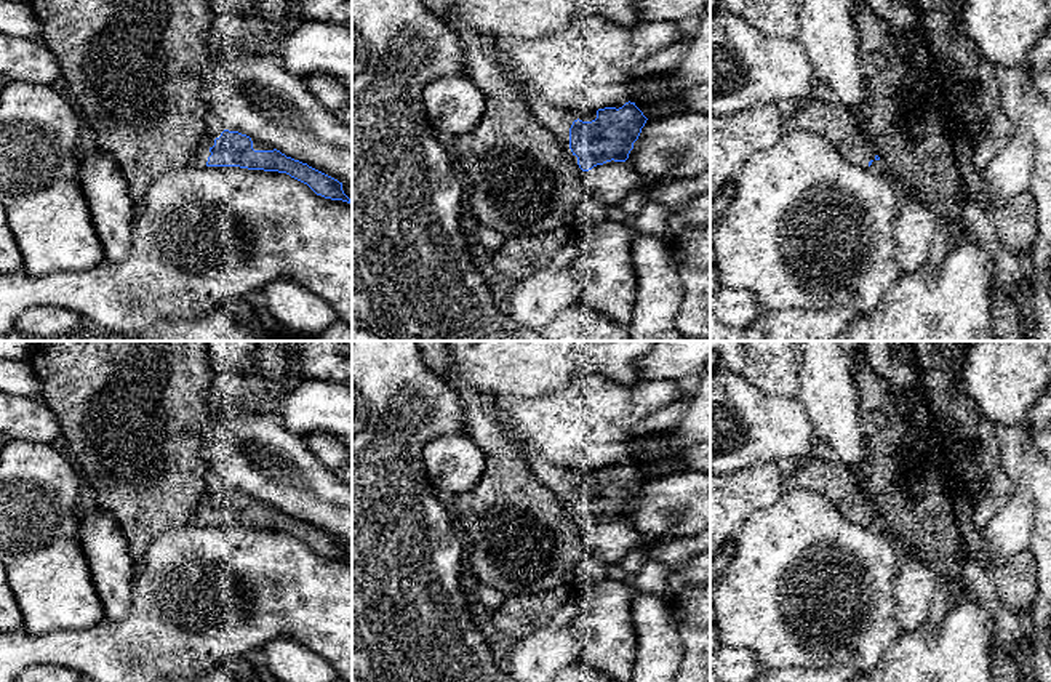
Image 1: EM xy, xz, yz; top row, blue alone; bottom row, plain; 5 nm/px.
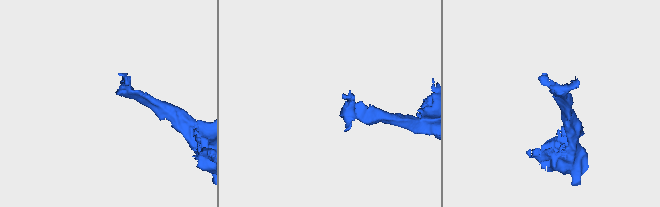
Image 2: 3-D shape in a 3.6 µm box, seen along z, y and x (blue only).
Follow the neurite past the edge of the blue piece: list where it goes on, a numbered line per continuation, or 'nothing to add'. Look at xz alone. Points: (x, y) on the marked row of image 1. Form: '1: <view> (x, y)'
1: xz (557, 120)

